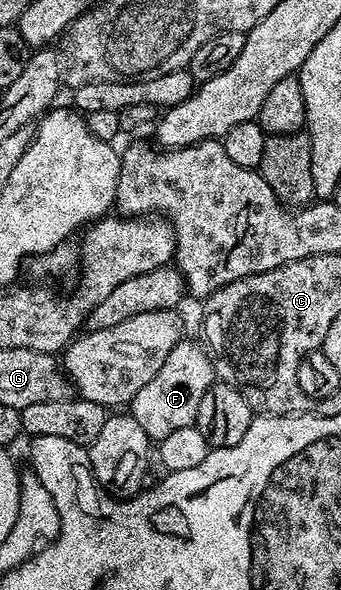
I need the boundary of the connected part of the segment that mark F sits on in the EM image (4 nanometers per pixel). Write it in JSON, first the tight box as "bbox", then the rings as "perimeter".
{"bbox":[130,340,214,440],"perimeter":[[[181,340],[166,356],[166,364],[158,368],[157,374],[148,384],[139,389],[130,403],[130,413],[134,420],[142,424],[142,429],[152,440],[170,436],[178,428],[196,425],[198,404],[214,381],[214,363],[209,351],[199,341]]]}

